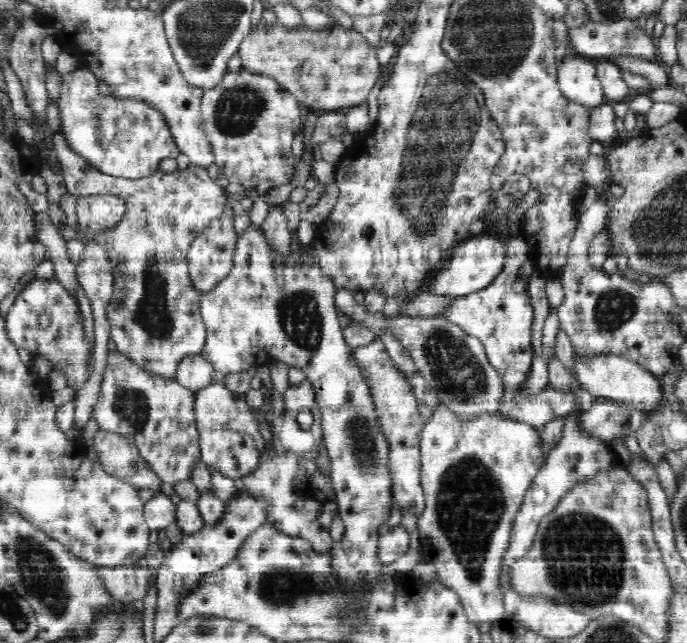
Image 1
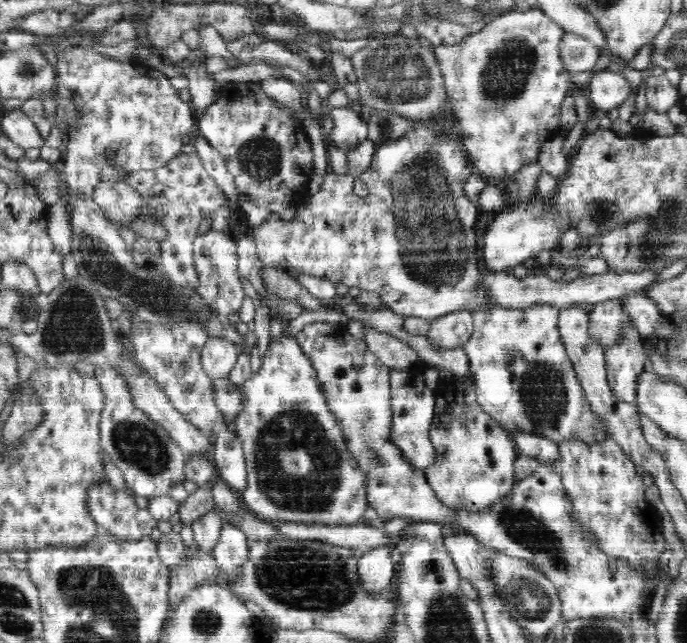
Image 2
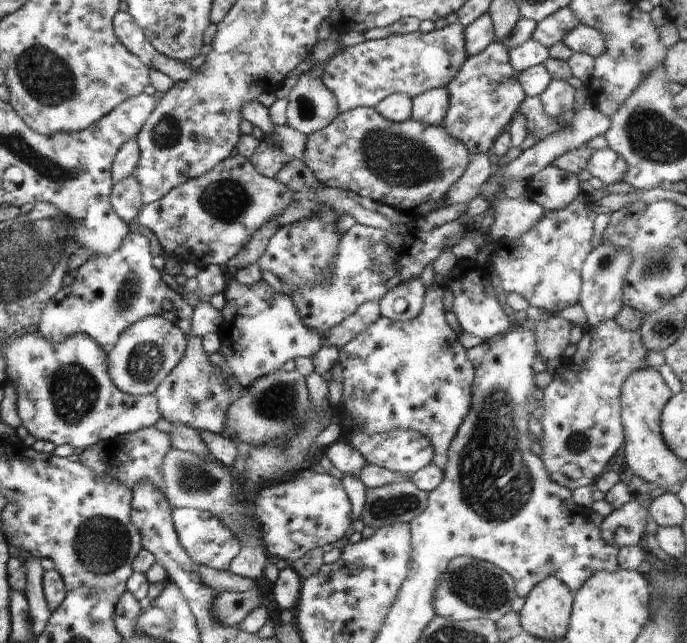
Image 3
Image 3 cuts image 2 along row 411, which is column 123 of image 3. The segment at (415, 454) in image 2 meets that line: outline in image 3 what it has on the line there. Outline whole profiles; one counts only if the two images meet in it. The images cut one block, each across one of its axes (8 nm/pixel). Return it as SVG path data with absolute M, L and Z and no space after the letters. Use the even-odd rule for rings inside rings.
M39 332L6 340L6 344L2 346L2 358L6 362L6 383L16 386L21 425L34 438L53 442L55 446L70 444L73 448L84 450L97 442L153 426L161 418L158 402L153 394L132 396L116 388L108 372L106 351L87 334L74 334L66 342L50 342Z

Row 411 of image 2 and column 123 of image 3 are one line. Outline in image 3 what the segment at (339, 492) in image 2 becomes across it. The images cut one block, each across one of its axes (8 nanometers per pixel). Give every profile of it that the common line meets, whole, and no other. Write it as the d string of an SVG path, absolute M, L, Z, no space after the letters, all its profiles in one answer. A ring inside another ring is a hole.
M131 231L122 240L120 248L110 256L91 256L74 277L73 284L64 285L48 300L40 314L39 333L50 342L66 342L74 334L87 334L101 347L114 346L120 332L147 316L161 316L169 320L188 337L192 334L193 307L181 293L172 290L162 280L162 270L152 265L150 243L146 236ZM170 302L172 308L164 310L162 304Z

